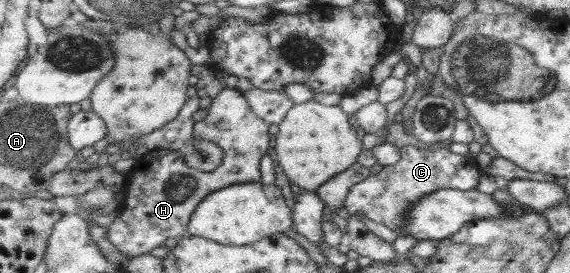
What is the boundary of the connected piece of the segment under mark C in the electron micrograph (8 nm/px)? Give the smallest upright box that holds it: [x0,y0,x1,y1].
[343,145,481,235]

